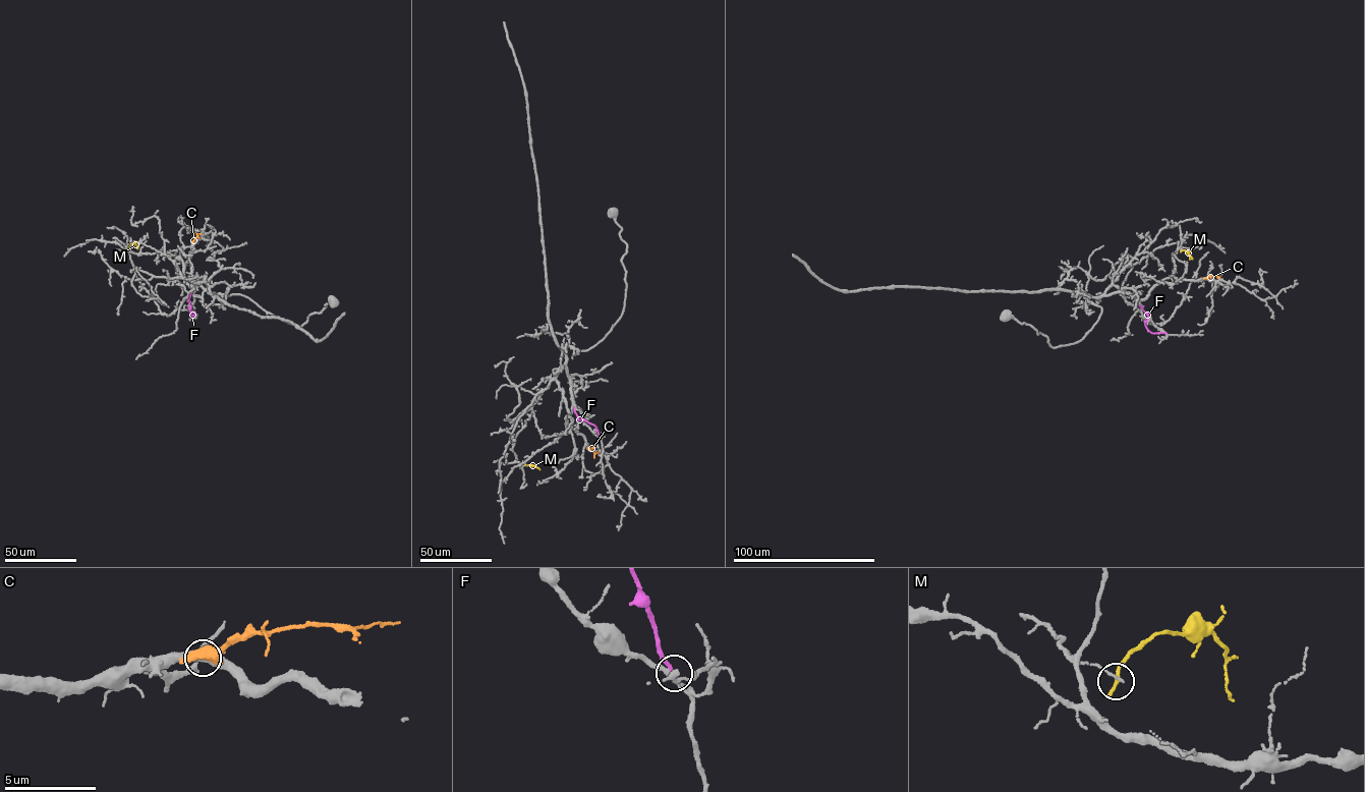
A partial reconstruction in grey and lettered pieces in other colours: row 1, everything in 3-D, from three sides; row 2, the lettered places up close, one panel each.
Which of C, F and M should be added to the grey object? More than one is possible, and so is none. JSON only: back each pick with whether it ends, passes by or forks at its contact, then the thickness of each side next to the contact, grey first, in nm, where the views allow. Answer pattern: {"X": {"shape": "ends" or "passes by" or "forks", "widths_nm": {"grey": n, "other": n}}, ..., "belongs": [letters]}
{"belongs": []}

